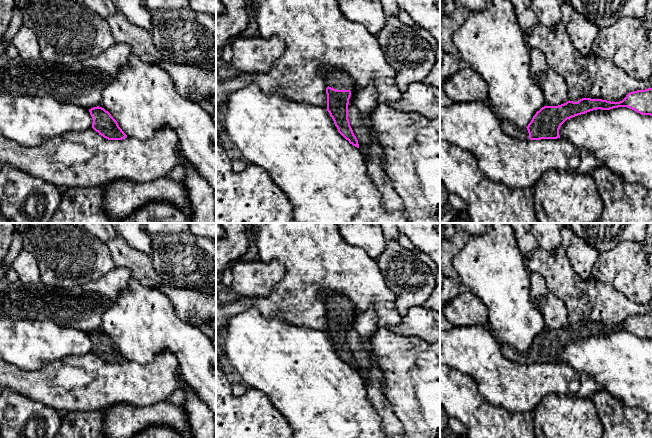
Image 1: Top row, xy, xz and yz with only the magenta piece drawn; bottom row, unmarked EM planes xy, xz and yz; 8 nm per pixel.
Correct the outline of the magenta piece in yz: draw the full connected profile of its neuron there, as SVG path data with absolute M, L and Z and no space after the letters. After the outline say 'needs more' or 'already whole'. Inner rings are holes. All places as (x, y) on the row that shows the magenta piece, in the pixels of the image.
M652 88L630 92L619 102L582 98L578 102L569 100L558 106L544 106L536 112L526 128L518 128L501 117L489 99L483 103L496 115L502 131L511 137L521 140L557 139L560 138L559 129L567 119L597 109L627 107L642 115L652 116Z; needs more

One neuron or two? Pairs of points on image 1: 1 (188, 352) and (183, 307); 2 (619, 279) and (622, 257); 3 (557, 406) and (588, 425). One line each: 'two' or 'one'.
1: two
2: one
3: one

